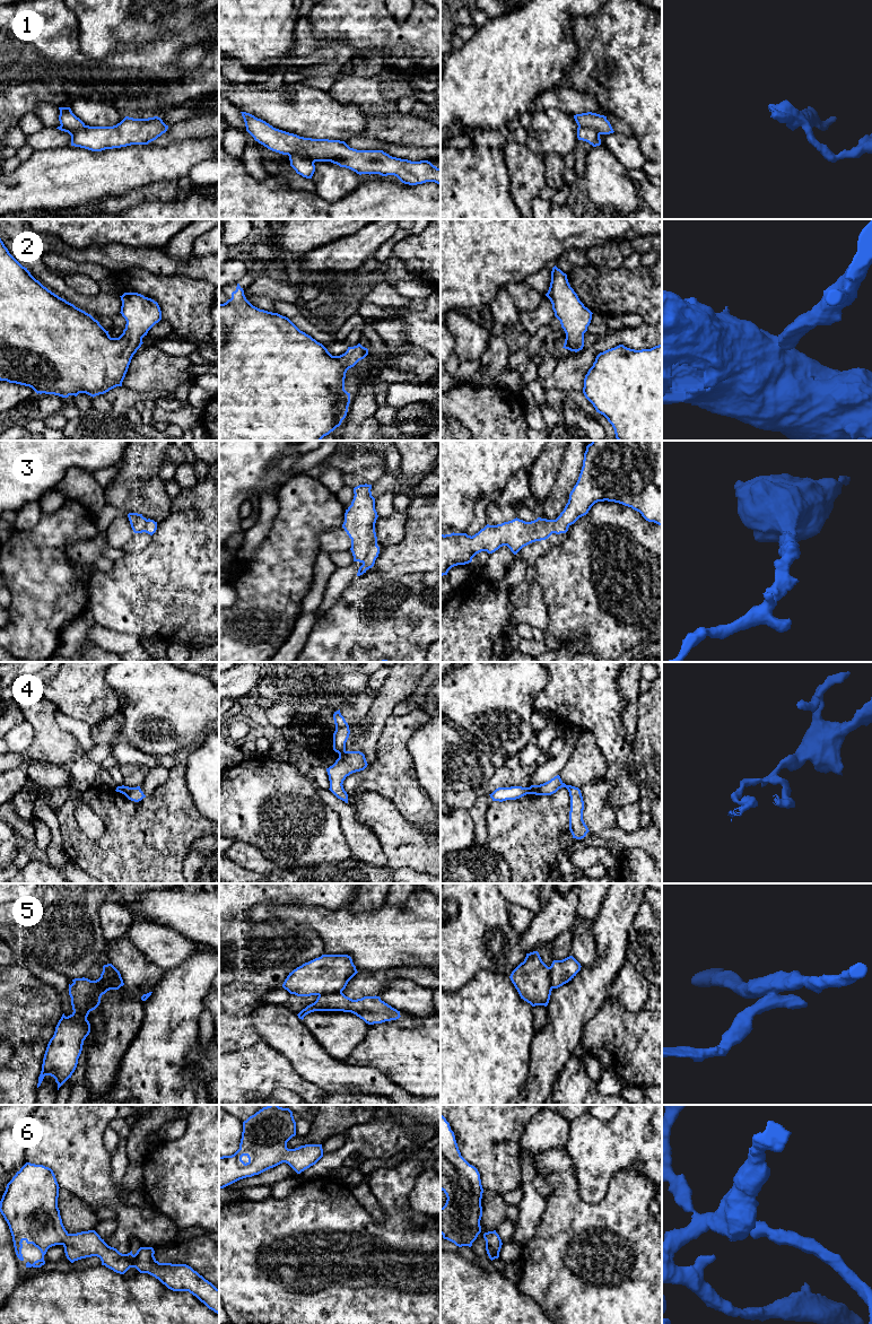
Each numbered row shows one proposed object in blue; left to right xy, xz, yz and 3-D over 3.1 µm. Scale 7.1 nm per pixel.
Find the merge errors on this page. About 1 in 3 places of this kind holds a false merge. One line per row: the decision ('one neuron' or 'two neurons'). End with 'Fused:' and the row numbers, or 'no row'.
1: two neurons
2: one neuron
3: one neuron
4: two neurons
5: two neurons
6: one neuron
Fused: 1, 4, 5

